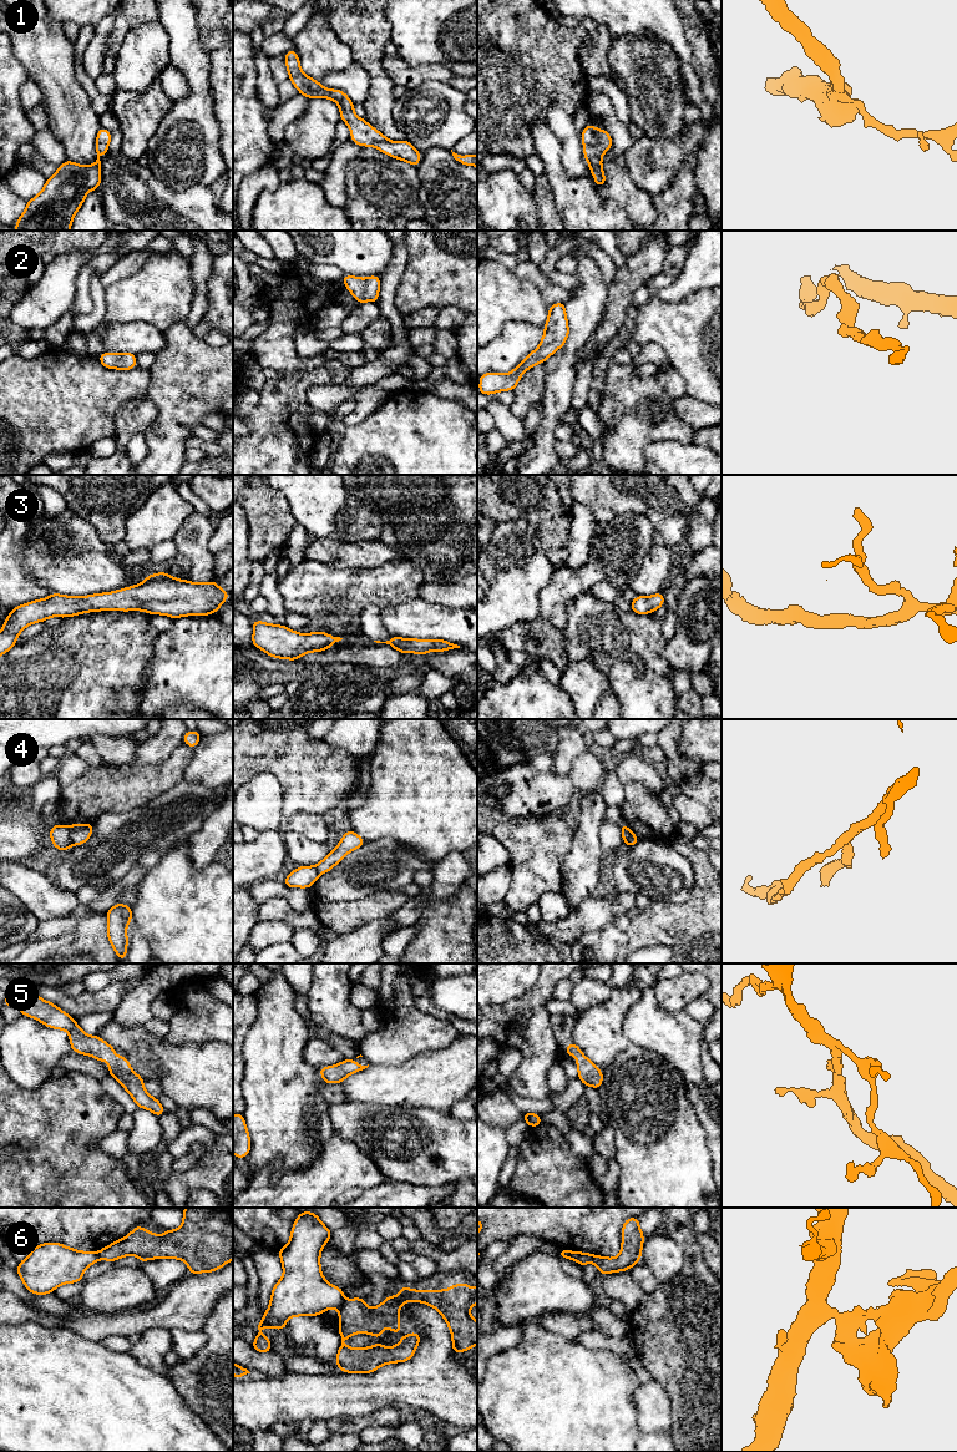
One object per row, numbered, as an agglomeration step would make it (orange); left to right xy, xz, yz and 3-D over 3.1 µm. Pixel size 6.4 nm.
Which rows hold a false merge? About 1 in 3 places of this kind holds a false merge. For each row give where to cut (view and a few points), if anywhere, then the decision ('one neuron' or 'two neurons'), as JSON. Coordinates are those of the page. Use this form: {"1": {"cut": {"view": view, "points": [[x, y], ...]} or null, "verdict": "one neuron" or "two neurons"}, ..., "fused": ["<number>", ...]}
{"1": {"cut": null, "verdict": "one neuron"}, "2": {"cut": null, "verdict": "one neuron"}, "3": {"cut": {"view": "xy", "points": [[82, 597], [92, 610]]}, "verdict": "two neurons"}, "4": {"cut": {"view": "xy", "points": [[69, 826], [69, 834], [74, 844]]}, "verdict": "two neurons"}, "5": {"cut": null, "verdict": "one neuron"}, "6": {"cut": {"view": "xz", "points": [[343, 1299], [338, 1308]]}, "verdict": "two neurons"}, "fused": ["3", "4", "6"]}

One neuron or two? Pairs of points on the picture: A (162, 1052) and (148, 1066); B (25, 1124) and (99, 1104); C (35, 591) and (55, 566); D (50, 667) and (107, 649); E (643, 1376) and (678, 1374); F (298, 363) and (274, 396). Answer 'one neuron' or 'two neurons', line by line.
A: two neurons
B: one neuron
C: two neurons
D: one neuron
E: two neurons
F: two neurons

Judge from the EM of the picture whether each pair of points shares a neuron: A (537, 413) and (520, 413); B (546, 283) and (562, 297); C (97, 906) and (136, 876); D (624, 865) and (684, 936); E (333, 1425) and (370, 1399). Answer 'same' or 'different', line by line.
A: different
B: same
C: same
D: different
E: different

